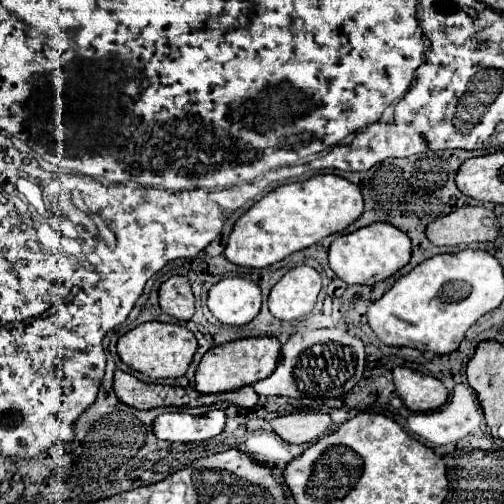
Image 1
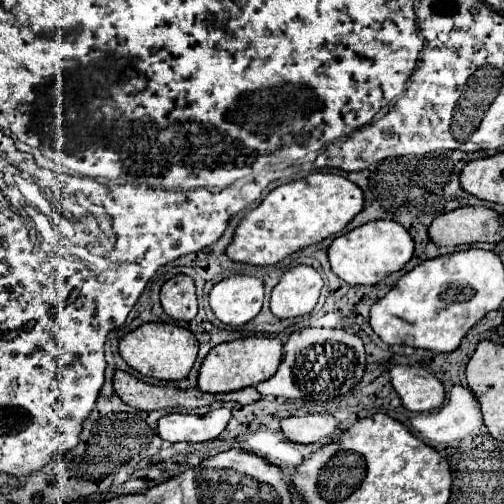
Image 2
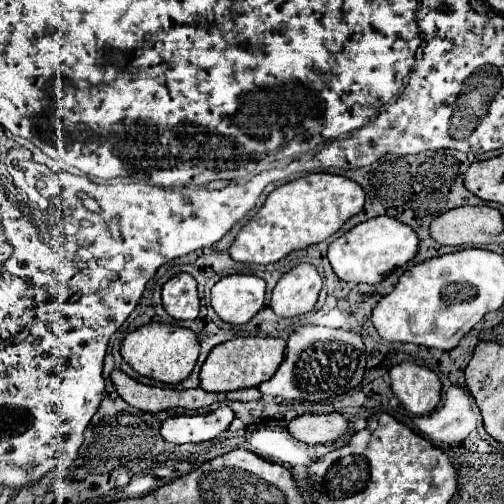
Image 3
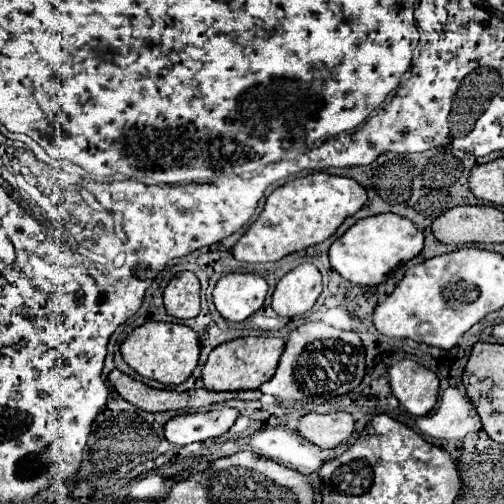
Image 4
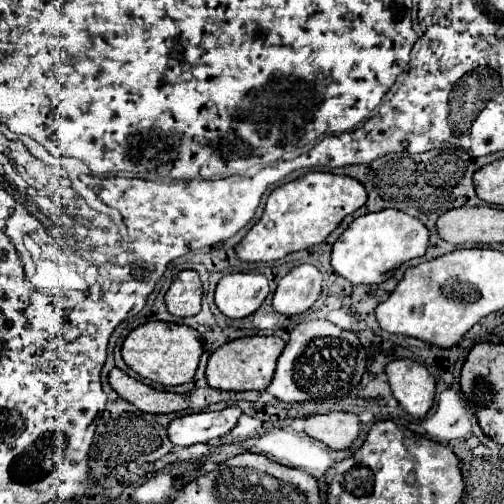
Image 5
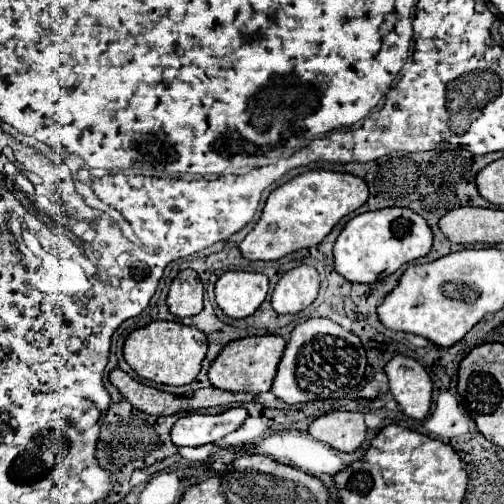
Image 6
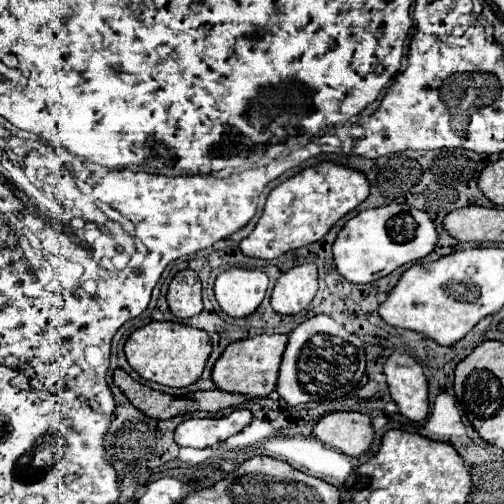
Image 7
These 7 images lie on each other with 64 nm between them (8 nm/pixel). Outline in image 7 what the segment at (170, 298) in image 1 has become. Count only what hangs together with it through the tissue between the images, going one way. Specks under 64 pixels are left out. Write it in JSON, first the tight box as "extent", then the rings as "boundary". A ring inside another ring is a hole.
{"extent":[166,270,202,318],"boundary":[[[182,270],[174,276],[174,280],[170,282],[170,296],[166,294],[166,298],[170,300],[170,312],[176,316],[176,318],[190,318],[190,316],[196,316],[202,312],[202,284],[200,284],[200,278],[194,270]]]}

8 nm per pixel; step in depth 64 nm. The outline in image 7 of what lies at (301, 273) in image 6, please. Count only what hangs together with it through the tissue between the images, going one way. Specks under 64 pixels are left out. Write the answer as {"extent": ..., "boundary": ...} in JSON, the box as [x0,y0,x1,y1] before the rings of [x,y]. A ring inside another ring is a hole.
{"extent":[270,264,318,314],"boundary":[[[300,264],[284,272],[270,296],[272,308],[278,314],[298,314],[308,308],[318,290],[316,264]]]}

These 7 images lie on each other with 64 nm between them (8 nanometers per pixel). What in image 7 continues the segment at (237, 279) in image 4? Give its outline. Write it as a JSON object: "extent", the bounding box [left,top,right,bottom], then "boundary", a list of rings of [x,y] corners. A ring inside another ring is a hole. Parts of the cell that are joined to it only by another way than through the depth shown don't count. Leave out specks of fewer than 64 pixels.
{"extent":[214,268,268,318],"boundary":[[[230,268],[216,278],[214,294],[220,308],[232,318],[250,316],[268,290],[268,276],[262,270]]]}

